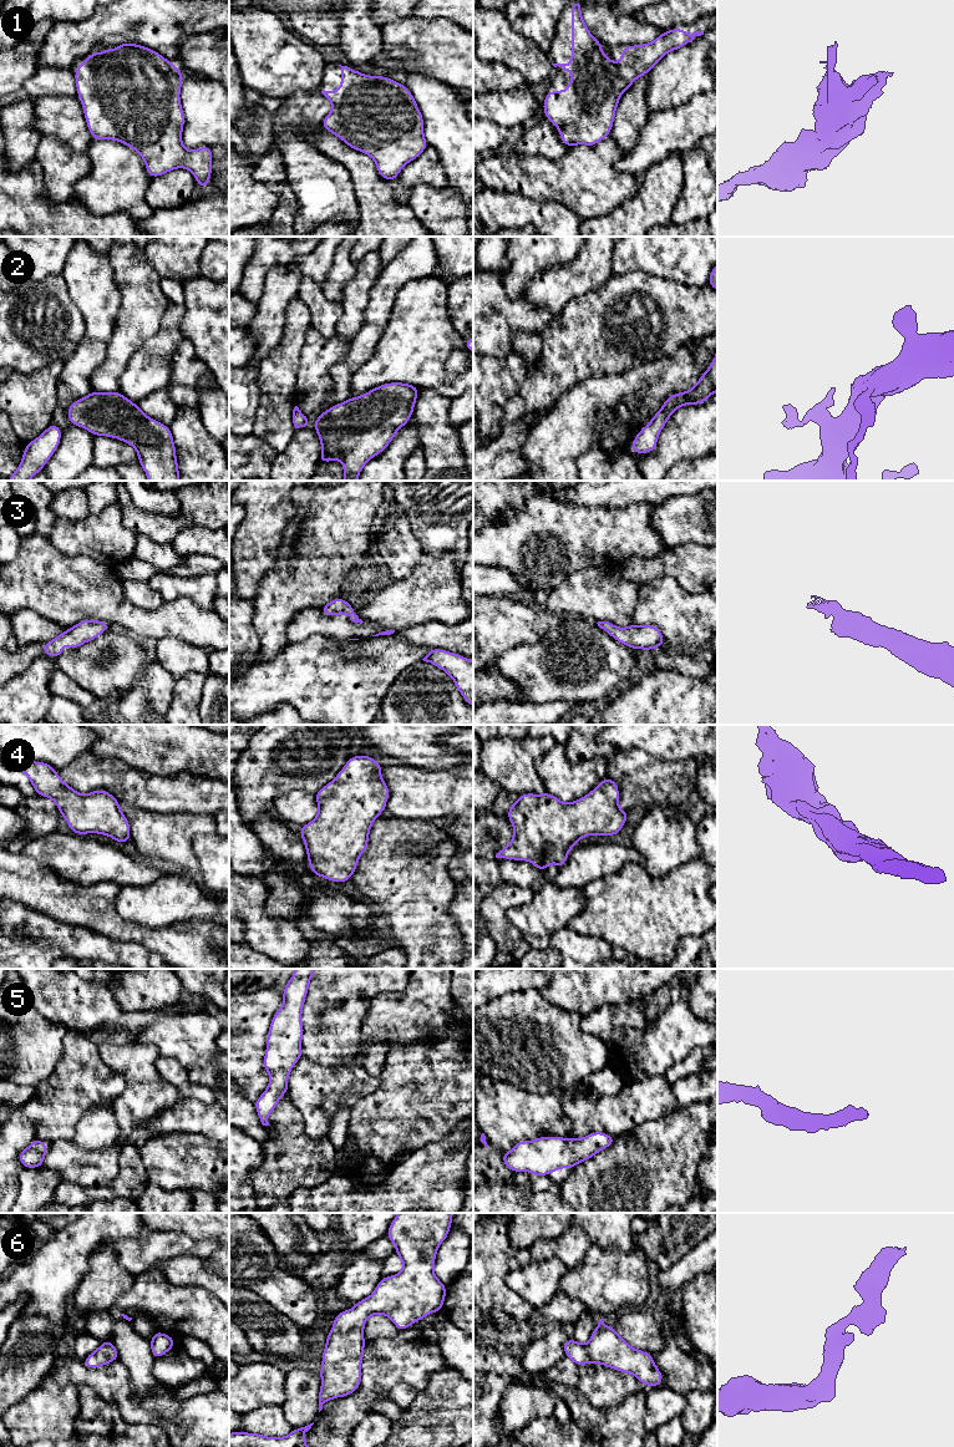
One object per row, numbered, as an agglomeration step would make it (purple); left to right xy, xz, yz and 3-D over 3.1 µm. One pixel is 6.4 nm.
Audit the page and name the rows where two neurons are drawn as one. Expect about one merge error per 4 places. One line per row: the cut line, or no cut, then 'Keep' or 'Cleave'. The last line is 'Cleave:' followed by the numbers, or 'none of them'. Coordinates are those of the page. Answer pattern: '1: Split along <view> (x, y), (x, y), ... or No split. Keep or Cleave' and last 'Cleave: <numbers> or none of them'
1: No split. Keep
2: No split. Keep
3: No split. Keep
4: No split. Keep
5: No split. Keep
6: No split. Keep
Cleave: none of them

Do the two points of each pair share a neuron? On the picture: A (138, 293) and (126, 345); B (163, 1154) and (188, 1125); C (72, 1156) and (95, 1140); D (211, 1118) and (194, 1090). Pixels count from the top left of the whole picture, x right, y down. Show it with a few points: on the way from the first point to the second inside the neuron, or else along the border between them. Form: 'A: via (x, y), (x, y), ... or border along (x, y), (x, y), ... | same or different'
A: via (138, 305), (138, 319), (131, 333) | same
B: border along (209, 1137), (196, 1133), (166, 1133), (152, 1138) | different
C: border along (71, 1140), (90, 1150), (111, 1143) | different
D: border along (182, 1097), (193, 1097), (206, 1103), (216, 1102) | different

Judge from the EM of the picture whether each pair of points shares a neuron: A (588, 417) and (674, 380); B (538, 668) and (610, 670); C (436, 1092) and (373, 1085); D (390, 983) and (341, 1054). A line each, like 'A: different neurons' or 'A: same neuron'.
A: same neuron
B: same neuron
C: different neurons
D: same neuron

